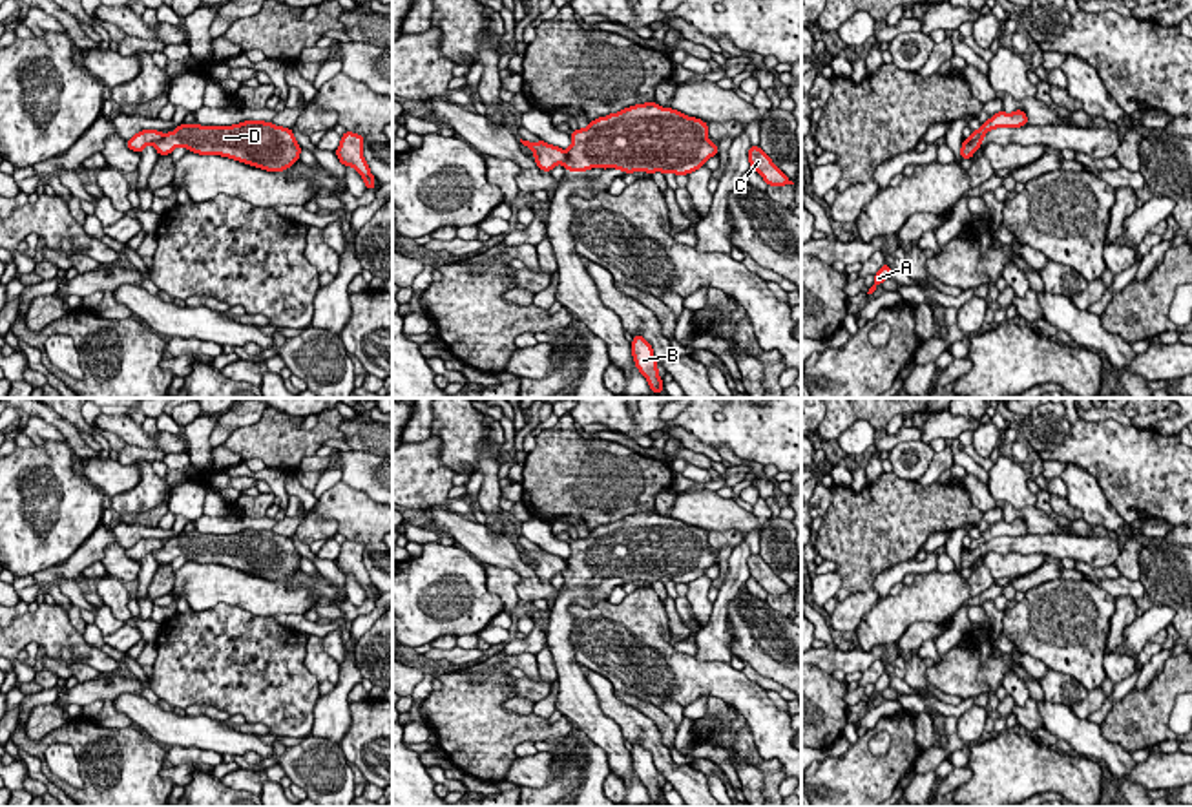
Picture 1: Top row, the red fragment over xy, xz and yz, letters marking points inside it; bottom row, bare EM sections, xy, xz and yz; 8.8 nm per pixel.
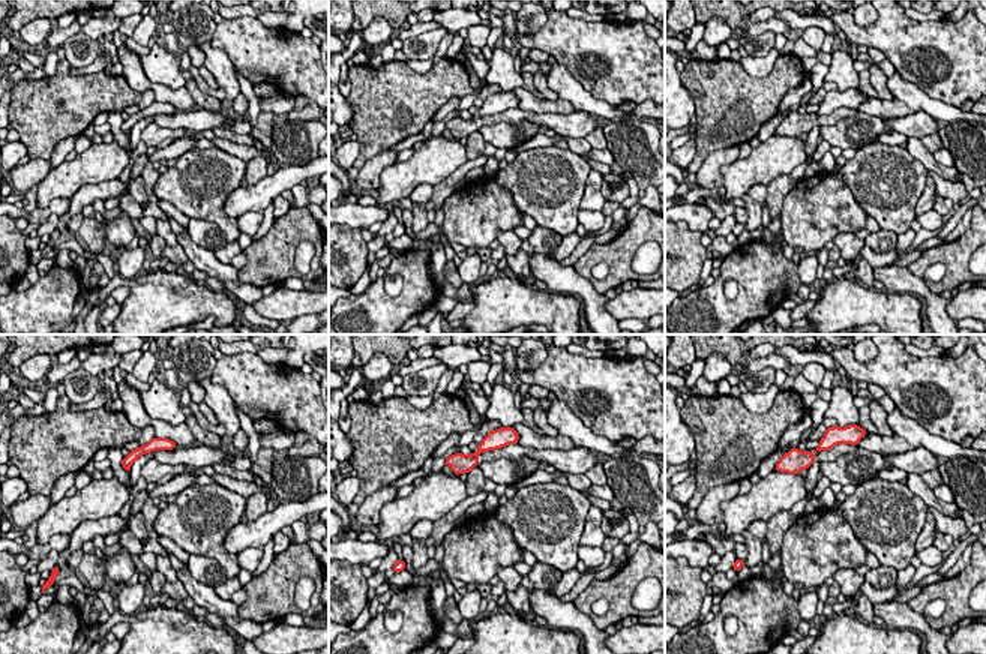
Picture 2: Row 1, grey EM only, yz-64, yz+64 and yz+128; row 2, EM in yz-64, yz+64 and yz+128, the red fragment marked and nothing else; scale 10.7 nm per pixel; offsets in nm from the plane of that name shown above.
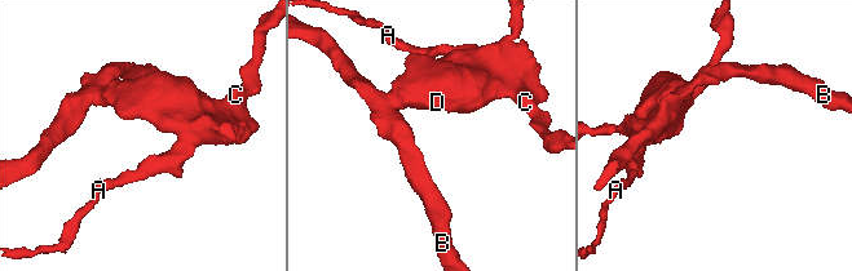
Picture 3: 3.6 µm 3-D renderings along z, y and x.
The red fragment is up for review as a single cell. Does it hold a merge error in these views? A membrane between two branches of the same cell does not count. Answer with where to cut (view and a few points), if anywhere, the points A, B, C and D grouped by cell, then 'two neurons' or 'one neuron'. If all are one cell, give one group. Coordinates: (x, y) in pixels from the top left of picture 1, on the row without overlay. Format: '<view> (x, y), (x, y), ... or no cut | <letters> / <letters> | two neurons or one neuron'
yz (982, 546), (966, 548) | A C D / B | two neurons

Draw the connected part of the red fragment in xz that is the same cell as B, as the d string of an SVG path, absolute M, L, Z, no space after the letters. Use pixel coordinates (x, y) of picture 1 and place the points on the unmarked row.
M633 743L632 765L633 765L637 780L646 787L654 803L659 803L664 798L664 794L659 785L659 778L657 778L659 772L654 765L652 752L646 750L641 743Z

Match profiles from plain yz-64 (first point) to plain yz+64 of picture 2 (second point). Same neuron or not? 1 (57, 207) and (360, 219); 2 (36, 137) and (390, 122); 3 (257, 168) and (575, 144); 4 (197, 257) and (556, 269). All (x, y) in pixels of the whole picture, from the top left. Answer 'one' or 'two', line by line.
1: one
2: one
3: two
4: one

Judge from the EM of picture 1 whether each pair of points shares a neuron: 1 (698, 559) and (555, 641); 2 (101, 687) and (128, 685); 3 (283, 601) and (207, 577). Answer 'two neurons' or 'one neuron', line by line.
1: one neuron
2: one neuron
3: one neuron

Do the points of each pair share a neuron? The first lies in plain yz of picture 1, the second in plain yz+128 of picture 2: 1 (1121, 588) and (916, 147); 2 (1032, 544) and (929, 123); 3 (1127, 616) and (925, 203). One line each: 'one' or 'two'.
1: two
2: one
3: one

